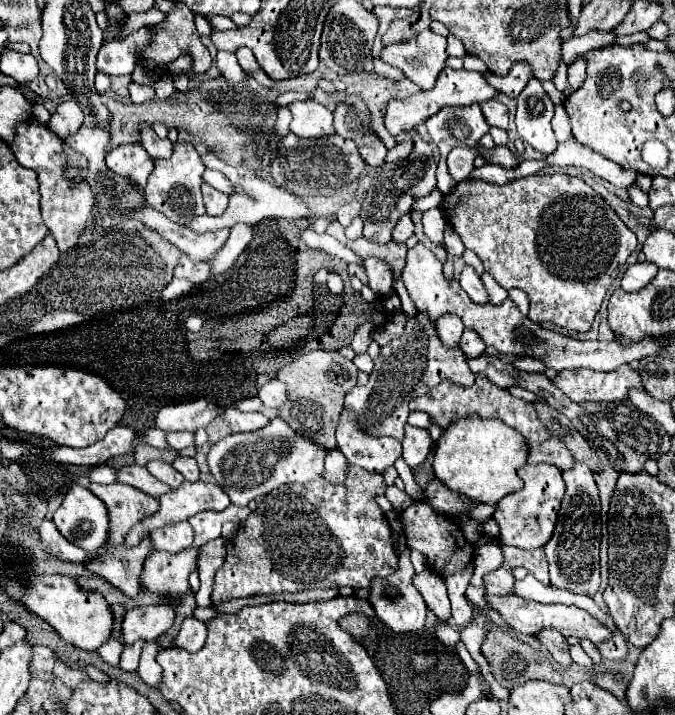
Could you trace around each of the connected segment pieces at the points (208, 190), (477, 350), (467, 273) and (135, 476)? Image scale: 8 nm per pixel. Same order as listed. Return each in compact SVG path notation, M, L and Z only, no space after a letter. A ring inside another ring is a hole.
M204 185L202 193L204 193L204 203L206 203L206 213L208 215L222 215L226 211L226 207L228 207L228 195L216 191L210 185Z
M464 331L462 333L462 339L460 339L460 349L464 351L464 355L466 357L478 357L478 355L482 355L484 353L484 349L486 349L486 345L484 345L484 341L482 341L482 337L476 333L476 331Z
M464 267L464 271L462 271L462 275L460 275L460 285L462 285L462 289L468 293L468 297L474 301L474 303L488 303L488 293L486 293L486 289L484 289L484 283L482 283L482 279L474 273L474 269L472 267Z
M124 465L118 469L118 481L132 485L136 489L142 489L144 493L152 495L152 497L160 497L164 493L168 493L168 485L164 485L162 481L158 481L156 477L150 475L150 471L146 467L140 465Z

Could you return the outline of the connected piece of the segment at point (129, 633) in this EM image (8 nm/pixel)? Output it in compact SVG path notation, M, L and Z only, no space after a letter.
M150 605L142 609L130 609L122 621L122 641L132 645L134 641L156 641L174 623L176 611L172 605Z

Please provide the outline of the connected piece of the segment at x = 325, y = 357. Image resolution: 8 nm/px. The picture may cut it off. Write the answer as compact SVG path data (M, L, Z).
M312 351L298 357L276 371L276 379L286 383L288 389L288 401L276 409L276 415L288 421L288 425L292 425L300 435L308 437L308 441L316 441L316 445L328 451L336 449L336 423L346 393L356 385L356 371L356 365L338 351Z

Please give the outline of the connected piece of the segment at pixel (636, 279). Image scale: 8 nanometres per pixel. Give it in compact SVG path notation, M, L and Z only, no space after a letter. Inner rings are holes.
M648 261L638 263L636 267L626 269L620 285L624 291L640 291L642 287L646 287L654 279L656 271L658 271L658 267L654 263L648 263Z

